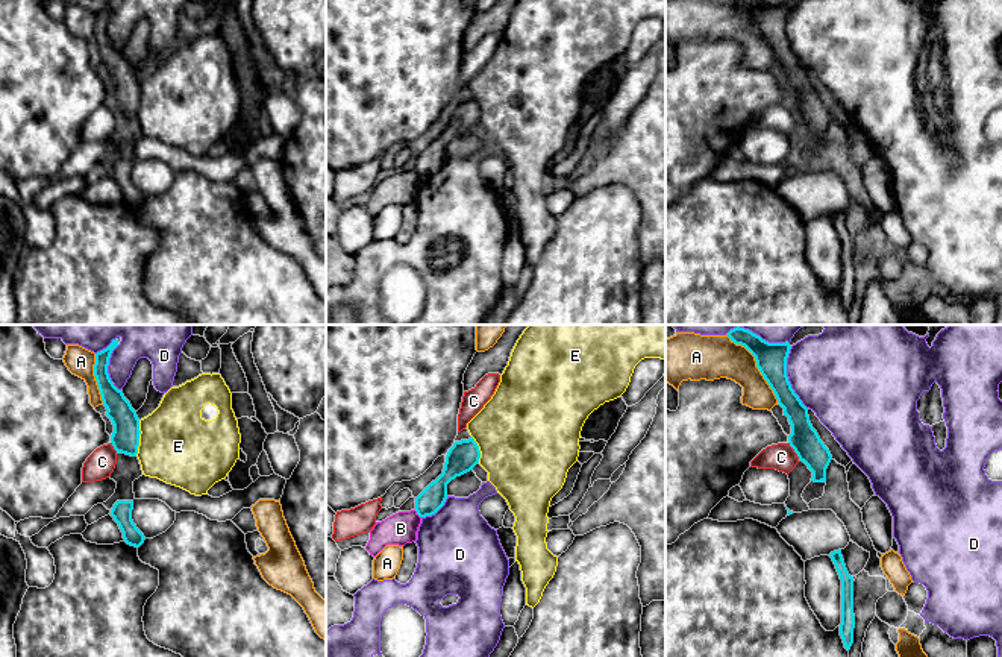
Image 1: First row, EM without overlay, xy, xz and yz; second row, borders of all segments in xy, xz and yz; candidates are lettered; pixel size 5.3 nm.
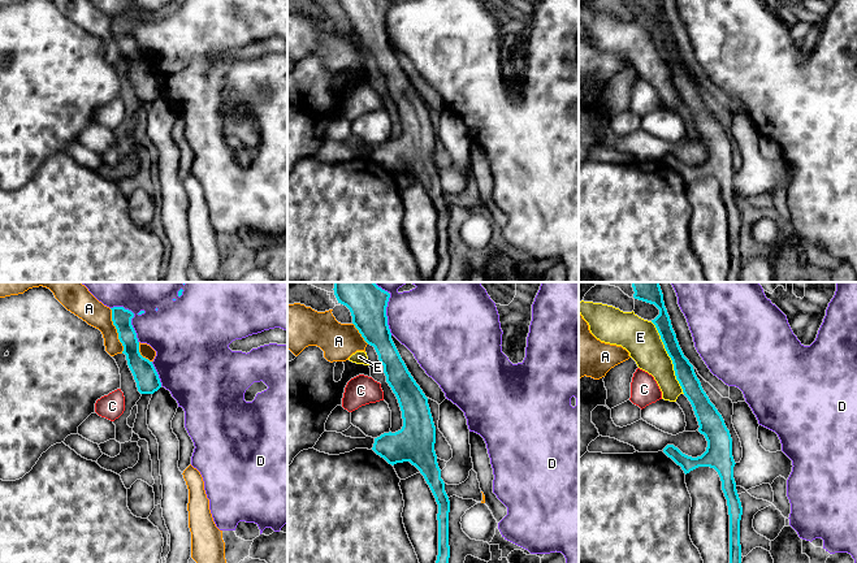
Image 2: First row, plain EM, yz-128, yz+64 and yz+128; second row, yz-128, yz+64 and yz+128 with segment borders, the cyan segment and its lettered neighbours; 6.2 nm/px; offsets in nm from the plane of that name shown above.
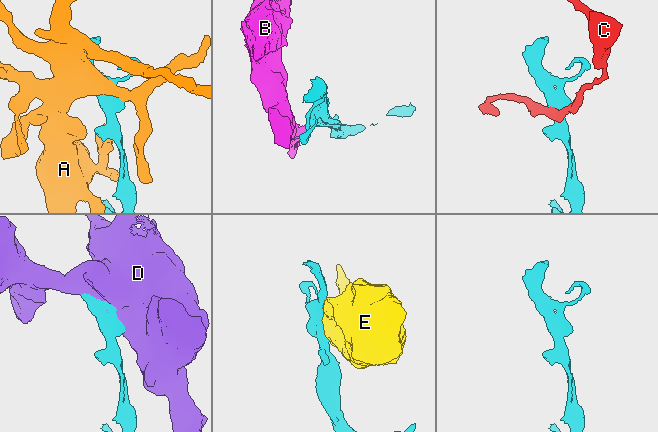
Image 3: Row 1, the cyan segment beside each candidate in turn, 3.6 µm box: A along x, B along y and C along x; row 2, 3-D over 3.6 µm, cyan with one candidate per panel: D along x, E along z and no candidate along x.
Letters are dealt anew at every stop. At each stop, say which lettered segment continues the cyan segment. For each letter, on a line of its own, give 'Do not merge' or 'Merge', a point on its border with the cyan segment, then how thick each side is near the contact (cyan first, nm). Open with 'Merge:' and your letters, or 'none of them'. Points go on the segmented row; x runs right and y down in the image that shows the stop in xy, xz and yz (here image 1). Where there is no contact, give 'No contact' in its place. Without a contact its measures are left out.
Merge: none of them
A: Do not merge. Touches cyan at yz (757, 366). Thickness 160 nm (cyan) against 240 nm
B: Do not merge. Touches cyan at xz (417, 513). Thickness 140 nm (cyan) against 170 nm
C: Do not merge. Touches cyan at yz (795, 451). Thickness 160 nm (cyan) against 140 nm
D: Do not merge. Touches cyan at yz (787, 378). Thickness 160 nm (cyan) against 460 nm
E: Do not merge. Touches cyan at xy (138, 439). Thickness 150 nm (cyan) against 400 nm

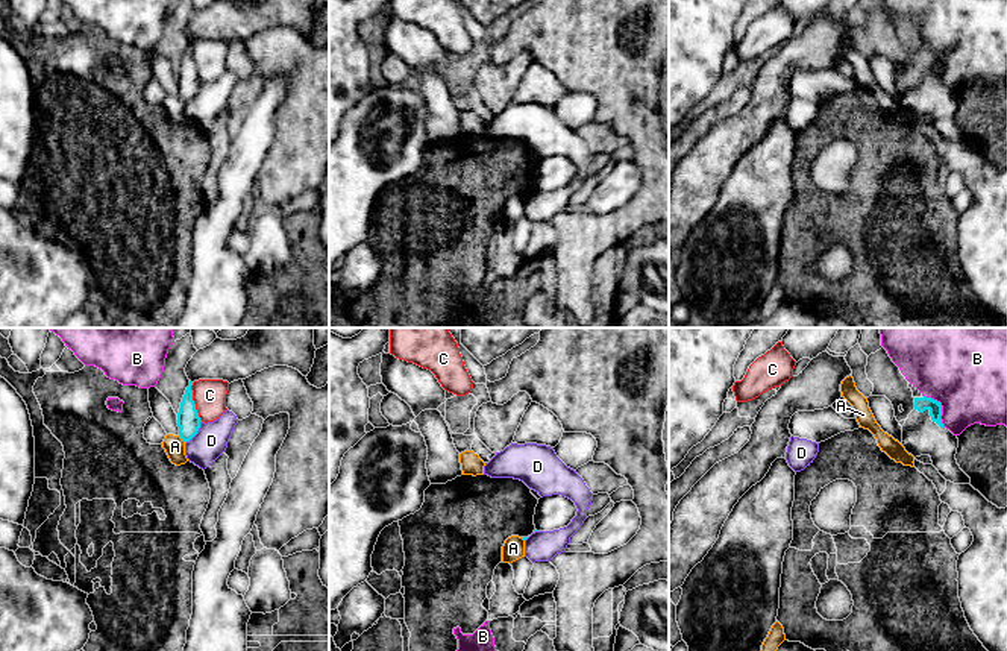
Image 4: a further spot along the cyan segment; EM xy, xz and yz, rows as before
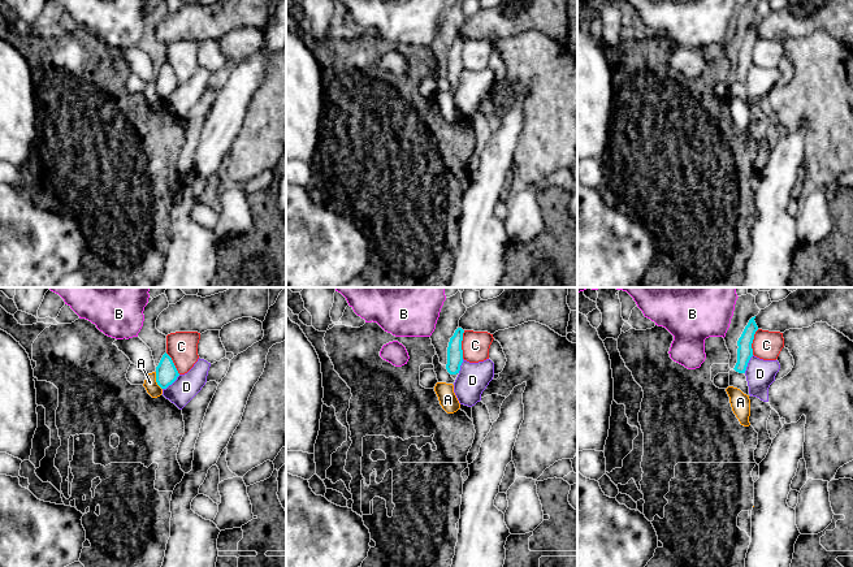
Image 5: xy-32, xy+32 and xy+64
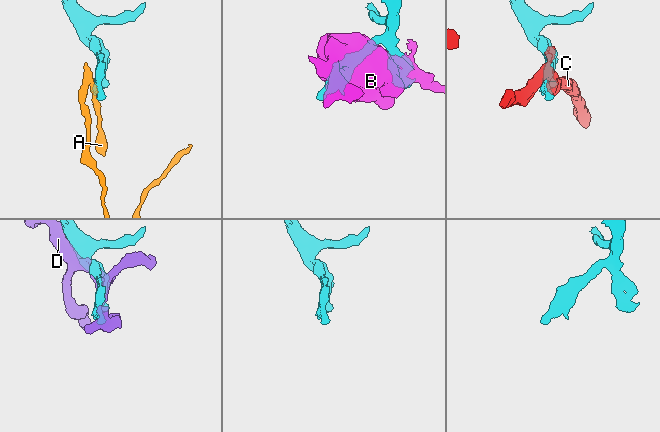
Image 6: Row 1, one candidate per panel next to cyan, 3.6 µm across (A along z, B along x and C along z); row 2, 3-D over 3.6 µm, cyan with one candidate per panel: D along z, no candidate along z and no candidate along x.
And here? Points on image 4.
Merge: none of them
A: Do not merge. Touches cyan at xy (182, 439). Thickness 120 nm (cyan) against 110 nm
B: Do not merge. Touches cyan at yz (941, 408). Thickness 80 nm (cyan) against 440 nm
C: Do not merge. Touches cyan at xy (193, 402). Thickness 120 nm (cyan) against 180 nm
D: Do not merge. Touches cyan at xy (196, 433). Thickness 120 nm (cyan) against 180 nm

